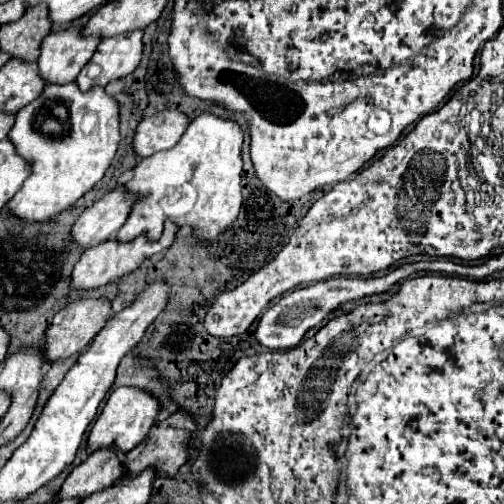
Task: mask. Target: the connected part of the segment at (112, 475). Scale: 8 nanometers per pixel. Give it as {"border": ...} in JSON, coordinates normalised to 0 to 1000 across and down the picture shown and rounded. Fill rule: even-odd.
{"border":[[[194,893],[179,901],[171,917],[163,917],[139,937],[139,944],[127,952],[107,992],[111,996],[135,992],[135,988],[167,992],[222,964],[234,948],[242,948],[242,937],[246,929],[222,893]]]}

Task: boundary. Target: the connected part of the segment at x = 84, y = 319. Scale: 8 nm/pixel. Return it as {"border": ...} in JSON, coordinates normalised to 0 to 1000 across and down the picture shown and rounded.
{"border":[[[151,595],[143,603],[135,603],[131,611],[123,611],[91,655],[91,679],[87,679],[91,722],[103,722],[131,706],[151,706],[167,690],[175,690],[175,683],[187,675],[187,667],[206,651],[214,623],[218,623],[218,603],[210,595]]]}

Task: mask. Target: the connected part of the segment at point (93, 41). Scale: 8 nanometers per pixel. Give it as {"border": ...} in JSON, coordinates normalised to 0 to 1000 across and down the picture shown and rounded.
{"border":[[[159,60],[95,67],[79,91],[75,139],[91,167],[139,167],[187,107],[198,75],[159,75]]]}

